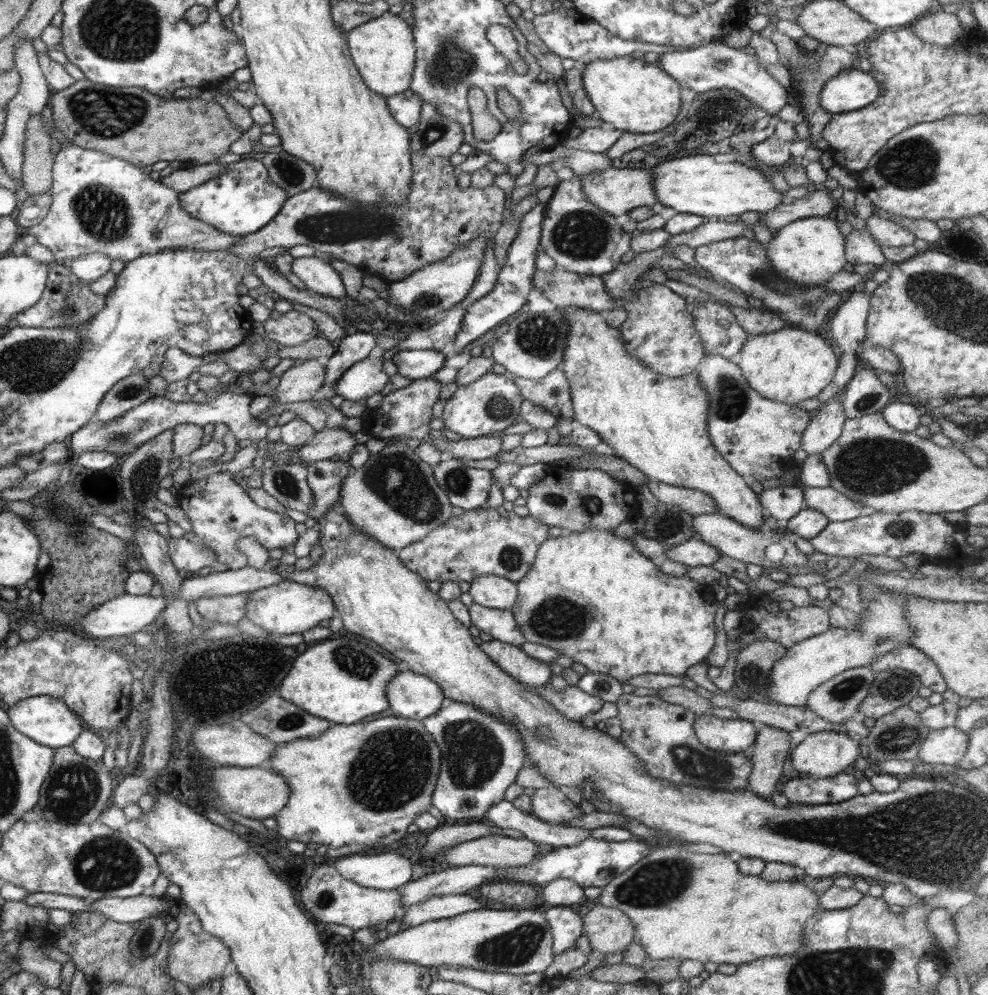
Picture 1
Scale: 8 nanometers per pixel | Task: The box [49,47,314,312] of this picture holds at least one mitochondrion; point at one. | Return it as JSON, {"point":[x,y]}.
{"point":[100,113]}

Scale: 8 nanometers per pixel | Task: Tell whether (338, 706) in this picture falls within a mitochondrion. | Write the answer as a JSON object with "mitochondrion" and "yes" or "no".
{"mitochondrion":"no"}

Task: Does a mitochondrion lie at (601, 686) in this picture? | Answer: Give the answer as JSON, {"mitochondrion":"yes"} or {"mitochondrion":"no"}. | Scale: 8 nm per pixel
{"mitochondrion":"no"}

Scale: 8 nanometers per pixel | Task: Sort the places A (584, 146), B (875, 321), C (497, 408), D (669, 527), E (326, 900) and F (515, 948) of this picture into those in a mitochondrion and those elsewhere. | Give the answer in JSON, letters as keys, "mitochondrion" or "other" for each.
{"A":"other","B":"other","C":"mitochondrion","D":"other","E":"mitochondrion","F":"mitochondrion"}

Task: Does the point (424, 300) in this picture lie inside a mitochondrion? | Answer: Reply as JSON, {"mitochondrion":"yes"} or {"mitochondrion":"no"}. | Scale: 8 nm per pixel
{"mitochondrion":"yes"}

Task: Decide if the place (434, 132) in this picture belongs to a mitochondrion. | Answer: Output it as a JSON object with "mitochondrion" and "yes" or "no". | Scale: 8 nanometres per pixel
{"mitochondrion":"yes"}

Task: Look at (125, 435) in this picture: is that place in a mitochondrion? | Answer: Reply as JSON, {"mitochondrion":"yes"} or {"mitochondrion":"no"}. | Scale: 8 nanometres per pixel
{"mitochondrion":"yes"}

